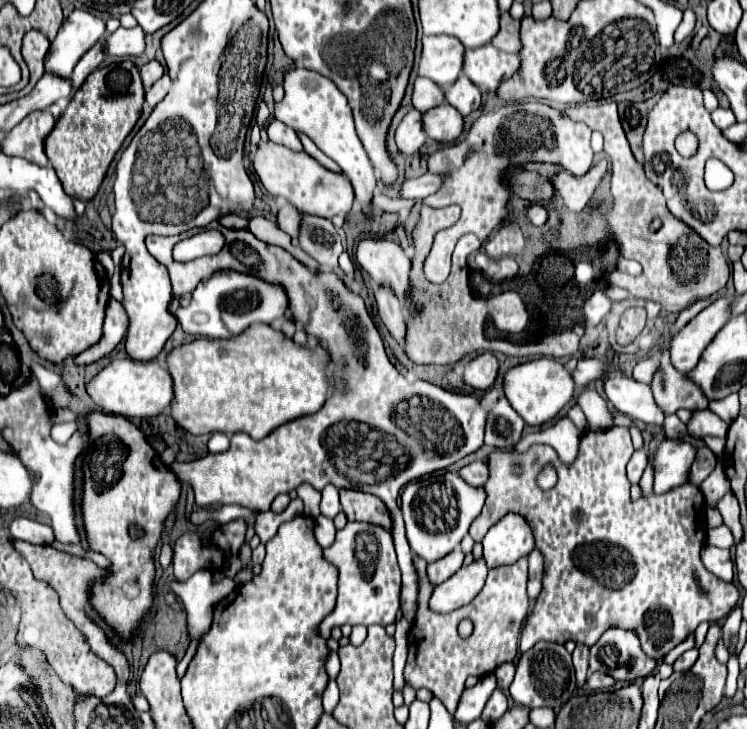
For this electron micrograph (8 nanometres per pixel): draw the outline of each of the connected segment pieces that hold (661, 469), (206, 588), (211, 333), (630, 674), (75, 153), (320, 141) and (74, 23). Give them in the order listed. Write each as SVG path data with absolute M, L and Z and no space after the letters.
M641 430L641 434L643 434L643 446L645 446L647 458L651 458L653 472L655 472L653 494L665 494L671 488L687 484L689 470L695 460L695 448L685 440L665 438L657 446L655 454L650 456L649 444L653 439L652 434L643 430Z
M199 570L185 582L173 581L170 587L187 610L191 638L197 638L209 630L213 606L235 588L235 582L227 576L219 584L213 584L211 570Z
M225 270L215 272L207 282L201 282L195 288L189 306L185 310L177 310L175 316L187 334L207 338L233 338L239 336L245 328L249 328L253 322L269 324L275 318L285 316L285 312L285 290L277 288L277 284L265 284L255 276Z
M609 628L597 644L591 646L589 670L605 672L619 682L633 682L649 676L655 670L657 662L645 652L641 652L641 644L637 636L629 630Z
M131 60L109 64L89 74L83 88L75 92L65 114L55 122L49 140L45 140L45 152L53 164L59 180L67 186L67 194L79 194L79 200L91 200L105 172L121 148L127 134L137 124L145 102L145 92L137 66Z
M289 68L283 76L283 90L285 96L281 102L275 102L273 116L291 126L293 130L307 134L321 152L325 152L331 160L337 162L343 168L345 176L351 180L361 210L365 214L371 214L371 194L375 190L373 166L355 132L353 114L343 92L335 86L333 80L307 68Z
M73 10L63 26L59 28L57 38L51 42L51 48L45 56L45 72L69 78L73 64L95 46L105 34L105 22L85 10Z

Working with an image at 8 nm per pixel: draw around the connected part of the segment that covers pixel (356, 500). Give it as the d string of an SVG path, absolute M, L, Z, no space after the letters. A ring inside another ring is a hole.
M339 490L339 496L341 496L341 508L347 520L377 524L377 526L383 526L385 530L393 528L391 514L377 496L357 492L357 490Z

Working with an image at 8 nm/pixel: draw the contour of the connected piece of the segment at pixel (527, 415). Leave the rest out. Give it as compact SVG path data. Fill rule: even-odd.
M537 358L509 368L503 376L503 392L513 410L517 410L527 424L543 426L573 400L575 382L571 378L571 372L567 372L561 362L553 358Z

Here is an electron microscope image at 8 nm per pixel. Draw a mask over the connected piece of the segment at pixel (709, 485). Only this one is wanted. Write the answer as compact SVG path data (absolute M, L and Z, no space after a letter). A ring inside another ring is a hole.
M720 461L717 462L715 470L711 472L711 476L705 478L699 488L703 490L705 502L707 502L709 508L717 508L717 502L719 502L727 492L731 492L729 480L727 480L727 476L725 476L725 472L723 472L723 464Z

